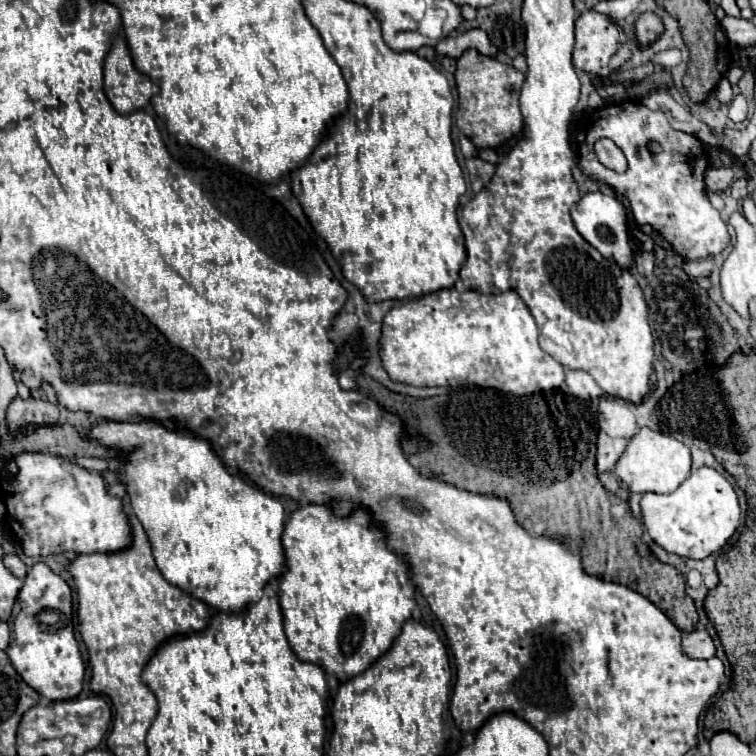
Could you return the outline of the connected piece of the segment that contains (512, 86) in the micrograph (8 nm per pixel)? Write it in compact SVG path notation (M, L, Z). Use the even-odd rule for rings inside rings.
M466 50L456 64L456 88L458 88L458 112L456 126L466 134L478 148L496 148L502 142L516 136L522 126L520 112L520 88L524 84L524 74L513 66L502 64L494 58L480 54L478 50Z

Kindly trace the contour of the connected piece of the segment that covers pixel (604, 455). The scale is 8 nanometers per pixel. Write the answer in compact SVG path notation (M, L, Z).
M600 432L596 442L596 474L612 472L626 444L628 444L626 438L610 438L606 436L606 432Z

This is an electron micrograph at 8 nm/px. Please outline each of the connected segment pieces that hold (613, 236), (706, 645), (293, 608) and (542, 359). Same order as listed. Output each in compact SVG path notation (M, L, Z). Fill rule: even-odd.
M590 192L584 194L574 206L572 206L574 214L574 226L576 230L582 234L582 238L586 242L590 242L604 258L614 258L618 266L628 268L632 264L632 256L634 250L630 246L630 238L628 238L628 226L626 226L626 208L622 206L622 202L614 196L606 196L602 192Z
M694 630L682 636L682 652L688 658L712 658L716 648L706 630Z
M304 506L290 516L282 544L288 568L280 576L278 598L288 642L298 660L318 664L338 682L348 682L386 654L394 638L402 632L404 622L410 620L416 602L414 586L408 582L408 566L388 550L384 534L372 526L366 508L358 508L348 518L338 518L328 506Z
M446 288L430 296L412 298L390 308L382 320L382 336L378 342L382 366L390 380L410 386L446 386L452 380L466 380L482 388L496 388L514 396L528 396L540 390L558 388L564 382L564 368L550 354L538 346L536 322L512 290L498 296L484 296L480 292L462 292Z

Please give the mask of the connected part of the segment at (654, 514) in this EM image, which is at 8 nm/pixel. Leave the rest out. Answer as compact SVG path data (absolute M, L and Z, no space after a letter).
M714 468L692 472L672 494L644 494L642 522L650 538L670 554L702 560L720 550L740 524L740 506L730 482Z

